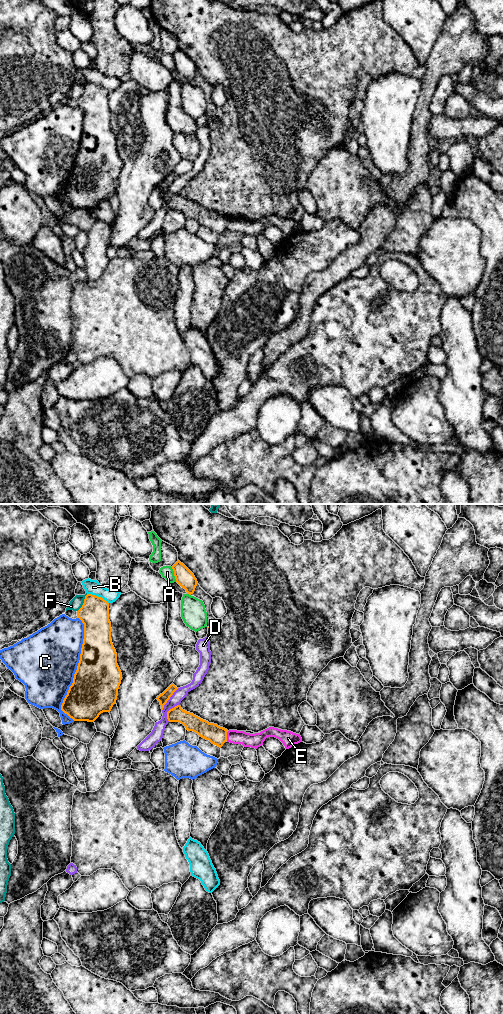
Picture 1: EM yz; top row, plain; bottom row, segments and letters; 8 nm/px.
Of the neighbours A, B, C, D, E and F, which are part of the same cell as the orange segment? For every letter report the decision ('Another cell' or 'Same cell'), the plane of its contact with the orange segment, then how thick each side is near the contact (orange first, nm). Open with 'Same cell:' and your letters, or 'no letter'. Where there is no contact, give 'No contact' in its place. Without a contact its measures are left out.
Same cell: E
A: Another cell. Touches orange in yz. Thickness 150 nm (orange) against 100 nm
B: Another cell. Touches orange in yz. Thickness 240 nm (orange) against 120 nm
C: Another cell. Touches orange in yz. Thickness 380 nm (orange) against 480 nm
D: Another cell. Touches orange in yz. Thickness 80 nm (orange) against 90 nm
E: Same cell. Touches orange in yz. Thickness 150 nm (orange) against 120 nm
F: Another cell. Touches orange in yz. Thickness 240 nm (orange) against 100 nm

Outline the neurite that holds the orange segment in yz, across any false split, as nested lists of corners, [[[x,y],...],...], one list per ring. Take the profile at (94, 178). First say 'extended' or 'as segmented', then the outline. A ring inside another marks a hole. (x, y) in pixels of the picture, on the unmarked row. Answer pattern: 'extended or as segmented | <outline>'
as segmented | [[[87,82],[77,104],[84,112],[84,127],[73,171],[63,188],[61,198],[74,209],[94,210],[101,201],[110,200],[116,191],[122,161],[111,128],[109,91],[101,85]]]

